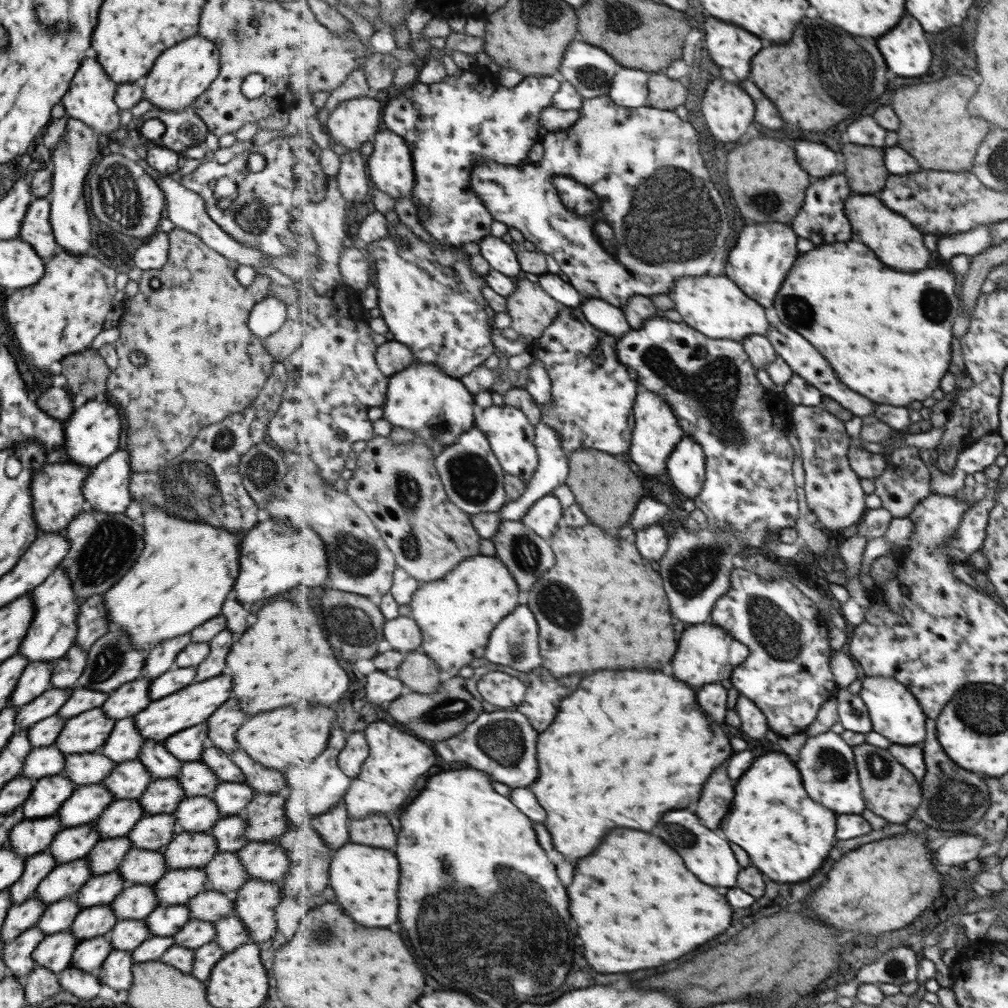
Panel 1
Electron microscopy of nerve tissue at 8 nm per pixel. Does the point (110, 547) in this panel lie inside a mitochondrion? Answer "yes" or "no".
yes

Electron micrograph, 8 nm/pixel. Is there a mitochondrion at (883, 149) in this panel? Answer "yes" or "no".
no

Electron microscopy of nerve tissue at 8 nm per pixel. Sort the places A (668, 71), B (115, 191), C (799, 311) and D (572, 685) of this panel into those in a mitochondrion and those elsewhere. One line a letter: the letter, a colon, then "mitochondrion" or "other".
A: other
B: mitochondrion
C: mitochondrion
D: other

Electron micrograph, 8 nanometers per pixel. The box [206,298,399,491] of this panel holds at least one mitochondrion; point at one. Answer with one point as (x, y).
(223, 439)

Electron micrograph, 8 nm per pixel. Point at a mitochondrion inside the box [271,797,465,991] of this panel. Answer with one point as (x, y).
(324, 933)

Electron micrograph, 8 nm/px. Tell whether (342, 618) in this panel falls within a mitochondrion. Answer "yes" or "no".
yes

